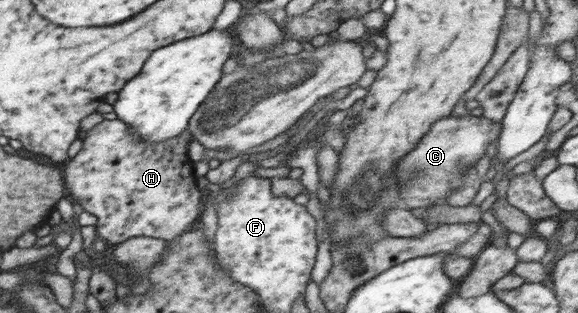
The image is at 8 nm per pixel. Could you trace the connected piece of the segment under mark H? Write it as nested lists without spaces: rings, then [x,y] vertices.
[[[118,117],[114,120],[102,121],[99,125],[95,126],[88,132],[87,136],[83,140],[83,144],[78,153],[62,166],[64,172],[64,180],[66,183],[66,189],[69,191],[73,199],[83,206],[85,211],[92,213],[98,217],[97,227],[95,227],[96,235],[101,240],[111,243],[119,244],[133,237],[153,237],[163,239],[167,241],[173,241],[190,229],[192,221],[195,221],[202,211],[200,210],[200,201],[202,200],[202,191],[198,186],[197,177],[193,173],[194,162],[189,158],[189,143],[192,141],[192,133],[187,129],[181,136],[177,136],[172,140],[157,142],[156,144],[150,144],[145,140],[142,140],[138,133],[134,130],[133,126],[125,123]]]

